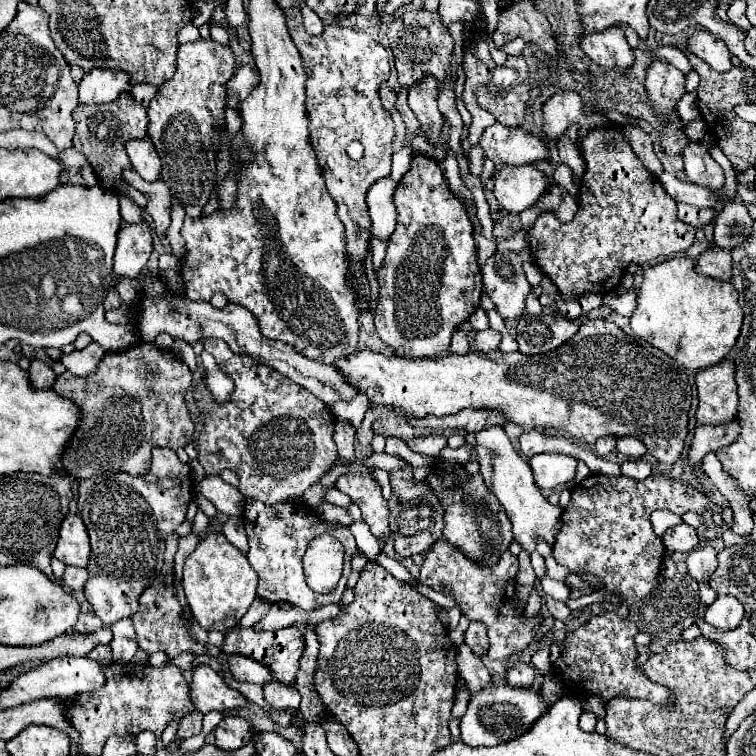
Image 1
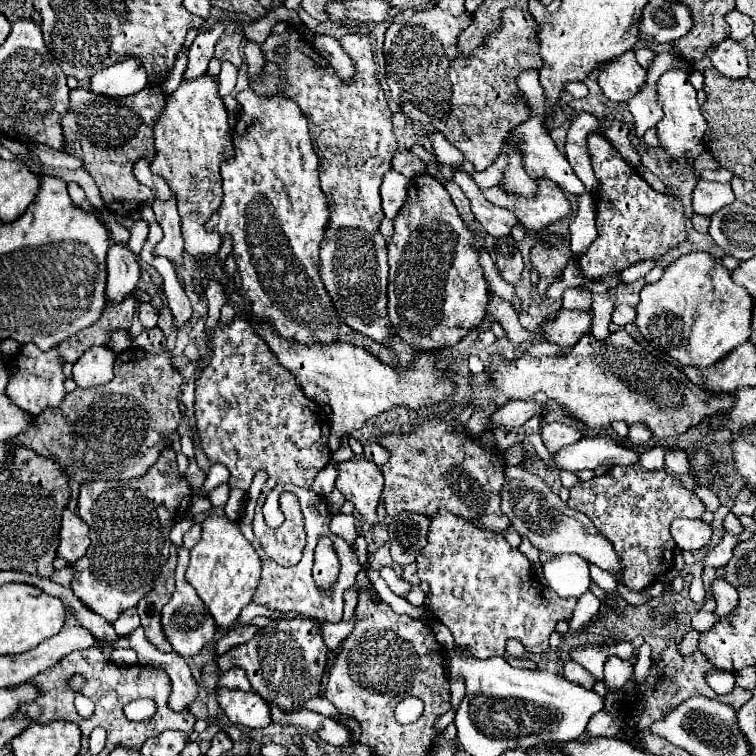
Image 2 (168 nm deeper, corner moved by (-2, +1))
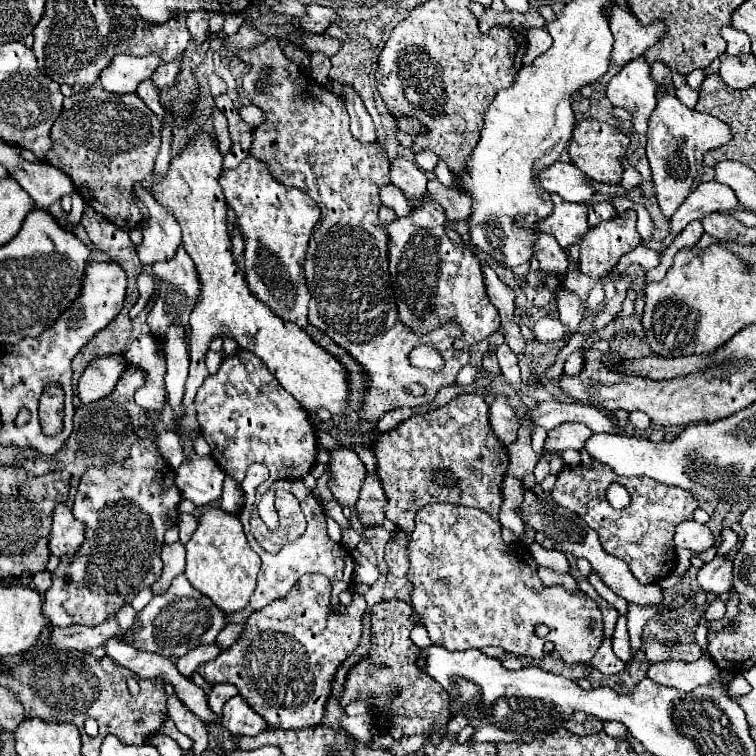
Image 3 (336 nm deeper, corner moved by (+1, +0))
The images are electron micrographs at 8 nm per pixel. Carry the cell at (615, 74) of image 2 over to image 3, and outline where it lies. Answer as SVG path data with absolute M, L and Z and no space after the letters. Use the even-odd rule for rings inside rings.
M640 56L628 62L608 84L608 100L632 114L632 124L638 134L646 134L648 118L656 108L658 84L650 76L650 64Z

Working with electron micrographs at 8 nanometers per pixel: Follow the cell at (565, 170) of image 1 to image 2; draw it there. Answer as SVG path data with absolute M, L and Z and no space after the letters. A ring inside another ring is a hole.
M589 193L577 195L577 211L575 211L575 219L569 225L569 233L571 233L571 251L575 255L585 253L585 249L597 237L595 203Z

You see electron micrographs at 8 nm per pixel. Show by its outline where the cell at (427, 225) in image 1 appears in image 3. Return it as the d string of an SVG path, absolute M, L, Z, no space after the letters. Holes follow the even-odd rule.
M426 202L414 208L408 216L396 218L386 226L388 230L388 260L392 288L396 294L398 314L410 330L426 334L436 330L446 320L456 320L464 336L454 344L474 346L500 328L500 316L494 304L488 300L480 260L470 248L454 244L444 232L446 216L434 202Z

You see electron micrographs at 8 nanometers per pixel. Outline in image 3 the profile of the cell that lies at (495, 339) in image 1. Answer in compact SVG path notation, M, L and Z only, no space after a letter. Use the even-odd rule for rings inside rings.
M546 316L546 318L540 318L534 324L532 332L534 332L534 338L538 342L556 342L556 340L562 340L568 334L568 328L562 326L562 322L558 318Z

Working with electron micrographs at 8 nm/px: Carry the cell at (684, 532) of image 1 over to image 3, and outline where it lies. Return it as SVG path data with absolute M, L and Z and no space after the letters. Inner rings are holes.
M690 520L678 526L674 534L674 542L678 548L686 548L690 552L704 552L714 546L714 534L706 524L698 524Z

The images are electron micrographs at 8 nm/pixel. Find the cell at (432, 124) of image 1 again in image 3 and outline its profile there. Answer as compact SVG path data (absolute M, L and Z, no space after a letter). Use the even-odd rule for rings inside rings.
M540 232L538 242L534 246L534 254L536 254L536 258L540 262L540 268L544 272L552 272L556 276L566 276L570 256L558 246L554 236L550 236L546 232Z

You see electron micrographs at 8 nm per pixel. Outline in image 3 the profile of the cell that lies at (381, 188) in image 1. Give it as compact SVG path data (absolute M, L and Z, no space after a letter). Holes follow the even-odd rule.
M392 183L381 187L380 199L384 205L394 208L396 216L406 216L406 212L410 212L408 200L404 198L402 191Z

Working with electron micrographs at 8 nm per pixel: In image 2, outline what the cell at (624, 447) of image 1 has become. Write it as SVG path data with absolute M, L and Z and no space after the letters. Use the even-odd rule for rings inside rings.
M631 425L627 439L631 445L645 445L645 443L649 443L651 433L649 433L649 429L645 429L645 425Z

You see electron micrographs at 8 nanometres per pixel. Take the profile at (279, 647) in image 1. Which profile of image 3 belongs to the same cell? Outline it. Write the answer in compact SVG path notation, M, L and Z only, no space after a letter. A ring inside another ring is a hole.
M306 574L296 586L282 598L266 608L254 612L246 622L240 638L224 652L218 654L212 662L198 666L198 674L210 684L230 682L238 688L240 696L248 702L248 706L260 714L268 726L290 730L290 728L316 728L322 724L326 702L332 692L332 682L336 670L342 662L356 650L362 638L362 618L366 614L366 598L356 590L356 582L352 582L352 602L342 614L330 612L330 582L322 574Z

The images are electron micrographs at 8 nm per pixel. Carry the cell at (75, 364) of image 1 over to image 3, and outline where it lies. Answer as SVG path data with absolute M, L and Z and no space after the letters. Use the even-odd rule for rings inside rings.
M124 356L114 358L100 358L94 366L86 368L80 382L78 382L78 398L82 404L90 404L94 400L106 398L114 392L122 372L126 368Z

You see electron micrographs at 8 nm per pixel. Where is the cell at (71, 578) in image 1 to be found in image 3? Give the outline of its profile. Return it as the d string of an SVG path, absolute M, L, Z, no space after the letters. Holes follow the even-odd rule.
M38 572L38 574L34 574L32 576L32 584L34 584L34 588L42 594L42 592L46 592L48 588L50 588L50 572Z

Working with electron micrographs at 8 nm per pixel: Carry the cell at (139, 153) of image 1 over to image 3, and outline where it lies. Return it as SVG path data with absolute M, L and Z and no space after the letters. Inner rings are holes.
M136 186L136 196L148 208L148 222L144 226L144 242L138 246L138 256L144 264L154 264L174 258L176 250L182 246L182 232L176 220L166 212L166 208L156 202L156 198L144 188Z

